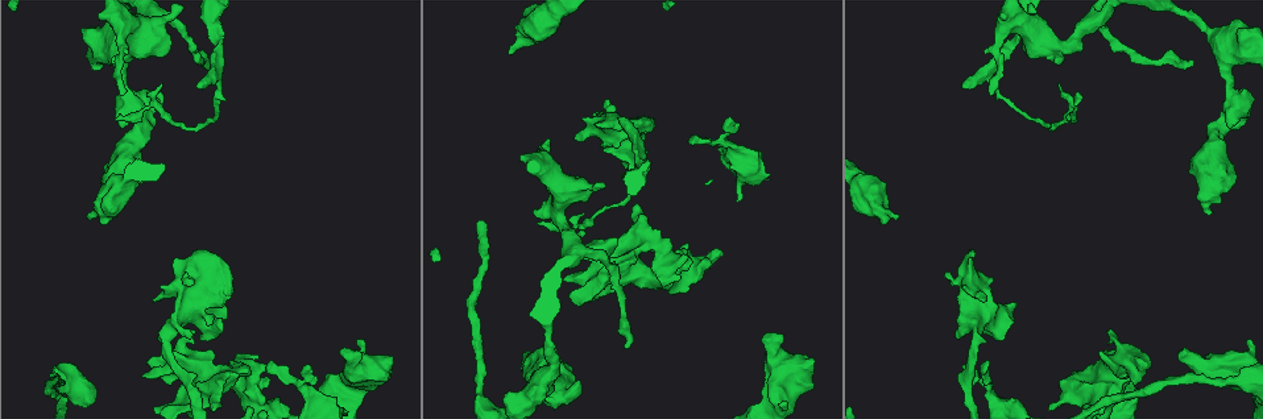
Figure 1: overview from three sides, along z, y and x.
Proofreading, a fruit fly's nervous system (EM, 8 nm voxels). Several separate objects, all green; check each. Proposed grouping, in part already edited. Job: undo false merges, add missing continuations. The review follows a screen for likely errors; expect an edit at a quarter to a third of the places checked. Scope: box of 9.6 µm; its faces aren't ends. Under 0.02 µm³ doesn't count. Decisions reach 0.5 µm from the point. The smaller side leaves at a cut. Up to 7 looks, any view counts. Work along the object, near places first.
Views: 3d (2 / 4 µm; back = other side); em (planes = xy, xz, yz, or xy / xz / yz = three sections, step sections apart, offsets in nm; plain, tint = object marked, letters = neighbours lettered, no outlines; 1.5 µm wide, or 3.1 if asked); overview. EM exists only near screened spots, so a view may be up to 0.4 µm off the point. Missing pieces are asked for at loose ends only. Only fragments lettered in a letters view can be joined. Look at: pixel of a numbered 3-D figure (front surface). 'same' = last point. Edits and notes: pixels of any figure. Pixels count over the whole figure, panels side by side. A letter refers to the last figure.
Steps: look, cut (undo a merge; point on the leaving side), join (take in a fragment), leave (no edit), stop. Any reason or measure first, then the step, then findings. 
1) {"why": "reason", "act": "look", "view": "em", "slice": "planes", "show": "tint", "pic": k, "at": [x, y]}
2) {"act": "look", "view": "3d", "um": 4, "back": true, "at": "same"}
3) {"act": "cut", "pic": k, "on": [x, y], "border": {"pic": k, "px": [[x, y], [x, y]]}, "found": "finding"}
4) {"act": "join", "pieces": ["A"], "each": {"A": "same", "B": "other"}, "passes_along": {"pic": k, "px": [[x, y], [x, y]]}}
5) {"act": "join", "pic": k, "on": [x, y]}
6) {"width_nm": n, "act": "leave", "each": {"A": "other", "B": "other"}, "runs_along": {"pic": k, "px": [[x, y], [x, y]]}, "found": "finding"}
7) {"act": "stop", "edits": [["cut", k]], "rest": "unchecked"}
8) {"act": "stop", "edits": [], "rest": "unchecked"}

{"why": "thin end", "act": "look", "view": "3d", "um": 2, "back": true, "pic": 1, "at": [202, 87]}

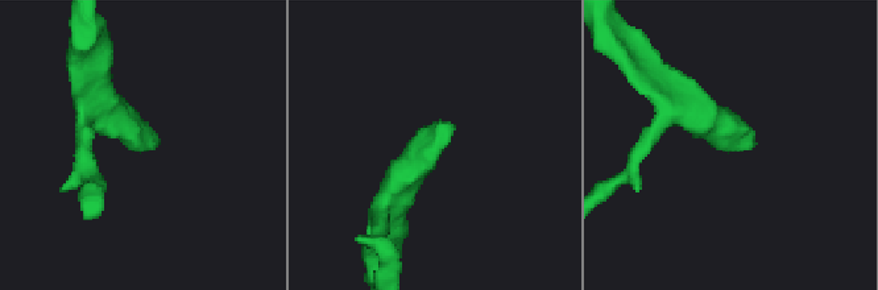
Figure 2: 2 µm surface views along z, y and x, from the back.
{"why": "shape alone is not enough", "act": "look", "view": "em", "slice": "planes", "show": "plain", "pic": 2, "at": [745, 146]}

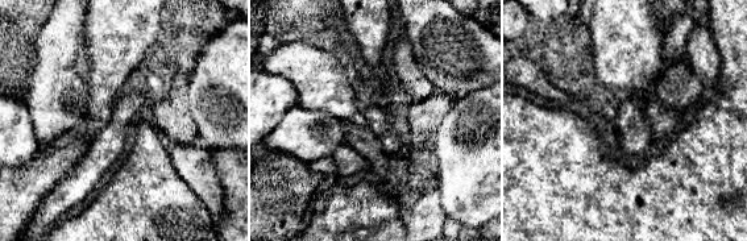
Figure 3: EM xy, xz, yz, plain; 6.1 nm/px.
{"why": "what lies round it", "act": "look", "view": "em", "slice": "planes", "show": "letters", "at": "same"}

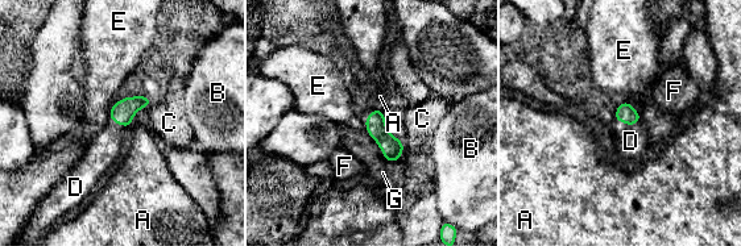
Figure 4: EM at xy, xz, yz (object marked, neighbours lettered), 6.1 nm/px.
{"act": "join", "pieces": ["D"], "each": {"A": "other", "B": "other", "C": "other", "D": "same", "E": "other", "F": "other", "G": "other"}, "found": "it goes on there"}

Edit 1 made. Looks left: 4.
{"act": "look", "view": "overview"}

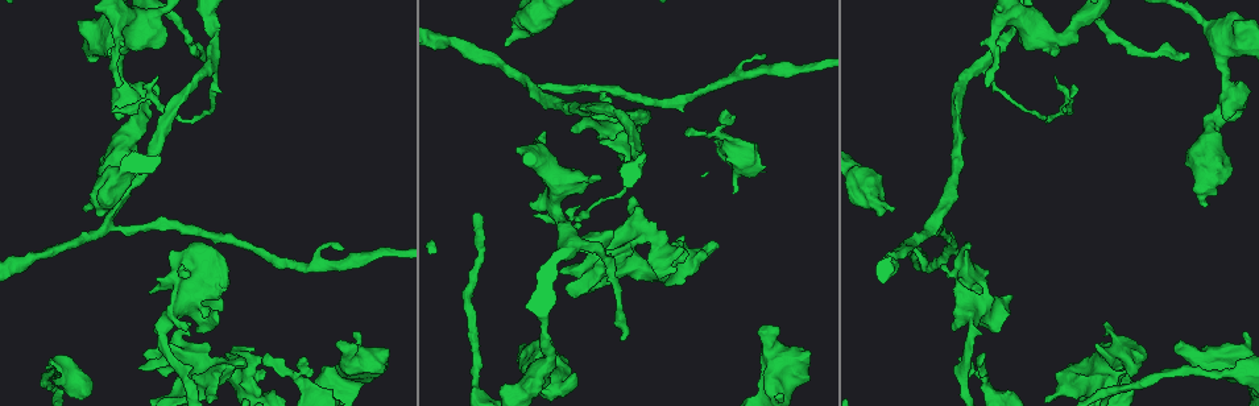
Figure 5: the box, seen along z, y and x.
{"why": "an open end", "act": "look", "view": "em", "slice": "xz", "step": 8, "show": "tint", "pic": 5, "at": [85, 206]}

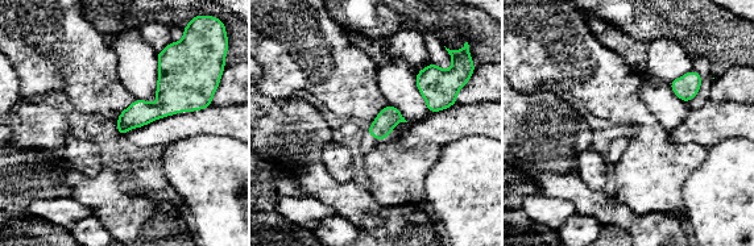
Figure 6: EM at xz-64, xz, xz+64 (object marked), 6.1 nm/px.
{"why": "cut it another way", "act": "look", "view": "em", "slice": "planes", "show": "tint", "at": "same"}

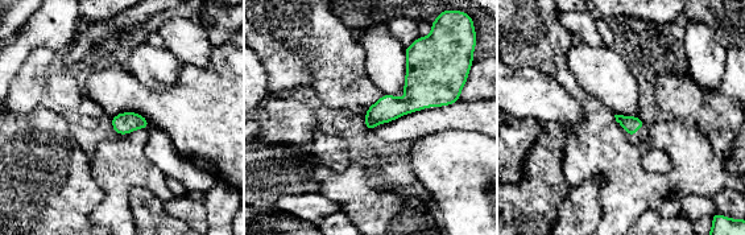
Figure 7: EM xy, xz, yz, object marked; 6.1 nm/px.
{"why": "see the neighbours", "act": "look", "view": "em", "slice": "planes", "show": "letters", "at": "same"}

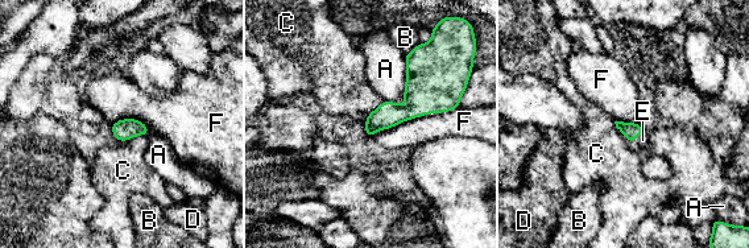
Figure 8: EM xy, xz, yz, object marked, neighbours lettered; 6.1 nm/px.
{"act": "join", "pieces": ["E"], "each": {"A": "other", "B": "other", "C": "other", "D": "other", "E": "same", "F": "other"}, "passes_along": {"pic": 8, "px": [[630, 131], [638, 135], [642, 140]]}, "found": "the neuron continues"}

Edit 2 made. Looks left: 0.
{"act": "stop", "edits": [["join", 4], ["join", 8]], "rest": "unchecked"}

